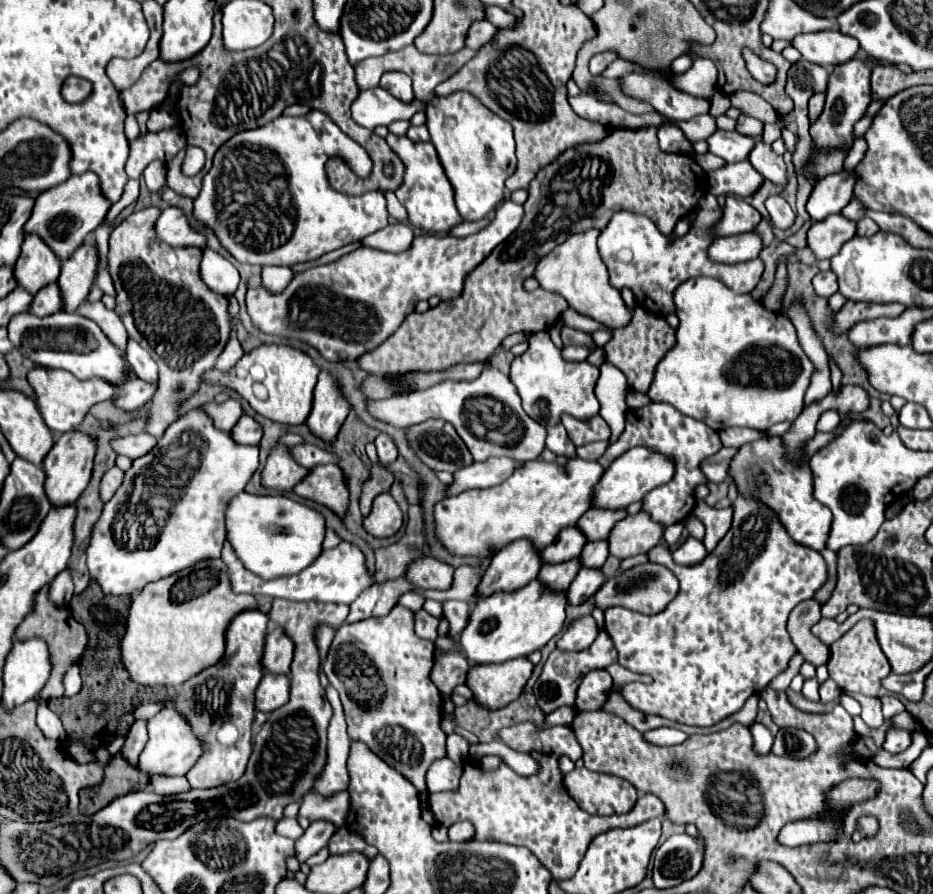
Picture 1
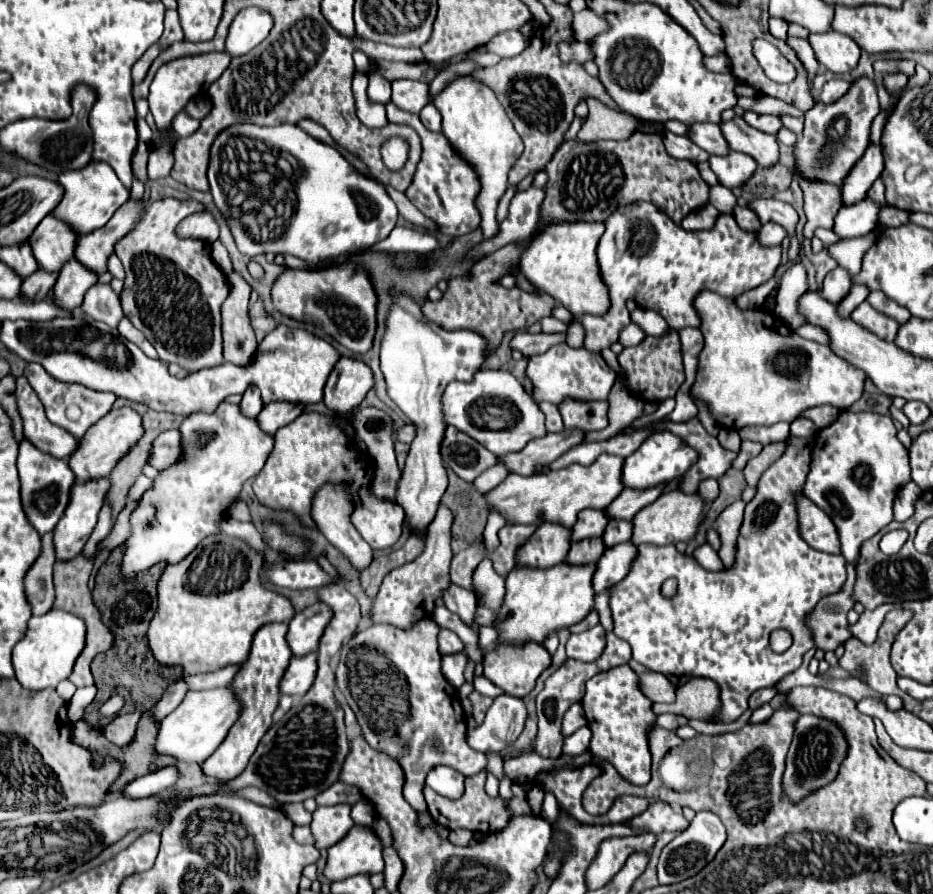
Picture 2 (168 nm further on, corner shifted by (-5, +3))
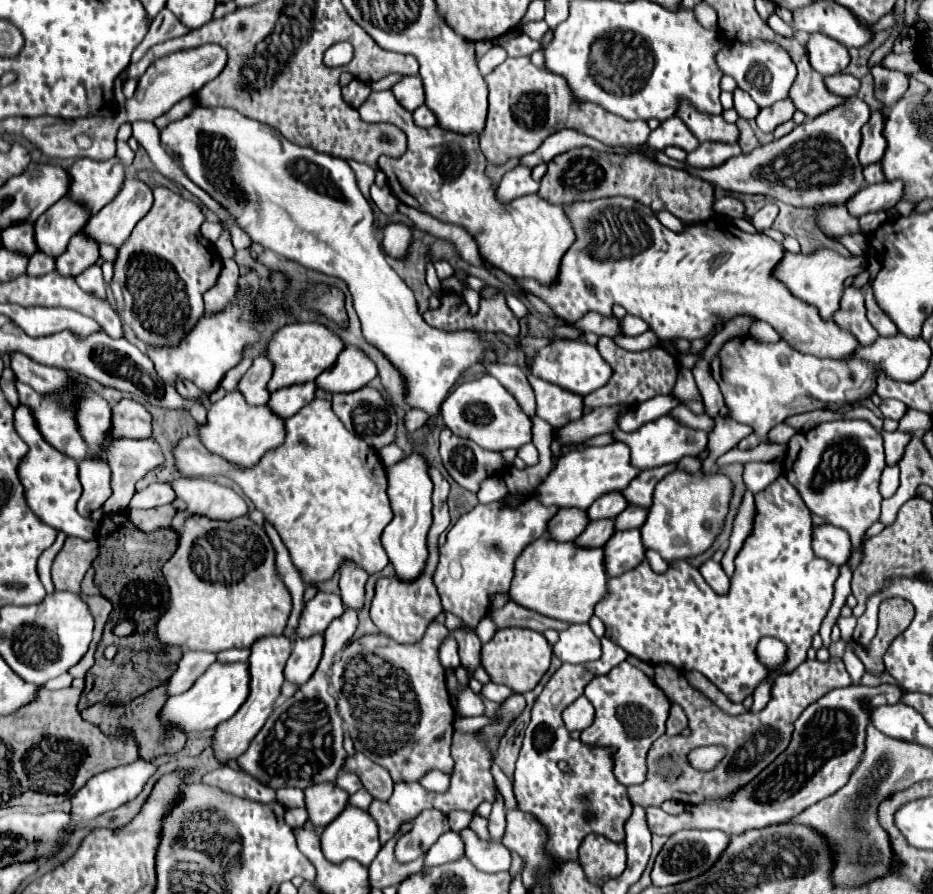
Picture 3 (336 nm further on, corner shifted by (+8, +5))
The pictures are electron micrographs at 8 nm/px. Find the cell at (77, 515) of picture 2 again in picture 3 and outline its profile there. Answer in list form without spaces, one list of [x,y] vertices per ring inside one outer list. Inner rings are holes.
[[[85,458],[79,462],[79,482],[83,486],[83,494],[77,502],[77,512],[83,518],[89,518],[91,512],[99,510],[101,504],[109,498],[111,494],[111,470],[105,460],[97,458]]]

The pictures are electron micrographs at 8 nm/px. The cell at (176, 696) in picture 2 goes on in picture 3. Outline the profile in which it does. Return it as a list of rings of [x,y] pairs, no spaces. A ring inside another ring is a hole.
[[[185,652],[177,664],[177,672],[167,682],[167,696],[183,694],[199,676],[215,662],[215,654],[209,652]]]

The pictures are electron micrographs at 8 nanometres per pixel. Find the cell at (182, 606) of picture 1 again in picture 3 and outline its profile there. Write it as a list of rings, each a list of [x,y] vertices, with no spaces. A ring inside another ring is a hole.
[[[191,516],[181,532],[179,548],[163,566],[163,576],[171,590],[171,604],[155,624],[155,636],[161,644],[181,646],[185,652],[221,652],[231,648],[249,648],[259,636],[281,634],[291,612],[291,596],[275,572],[275,550],[269,536],[249,516],[229,522]],[[233,528],[233,536],[229,536]]]

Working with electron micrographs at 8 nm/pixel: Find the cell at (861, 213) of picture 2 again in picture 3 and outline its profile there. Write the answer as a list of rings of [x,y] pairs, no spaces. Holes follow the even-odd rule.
[[[881,182],[873,186],[861,188],[855,196],[851,196],[845,206],[851,212],[851,216],[861,218],[863,214],[869,212],[879,212],[879,210],[891,210],[903,194],[903,182]]]

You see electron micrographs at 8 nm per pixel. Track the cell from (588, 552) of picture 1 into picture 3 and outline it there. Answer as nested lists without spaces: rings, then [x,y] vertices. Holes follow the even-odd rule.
[[[629,506],[625,508],[619,516],[615,516],[615,530],[631,530],[631,528],[639,528],[643,524],[647,516],[645,508],[637,508],[637,506]]]

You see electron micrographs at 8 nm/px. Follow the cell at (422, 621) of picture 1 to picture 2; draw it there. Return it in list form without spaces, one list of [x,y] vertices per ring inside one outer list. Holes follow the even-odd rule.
[[[442,628],[440,630],[440,654],[446,656],[446,654],[458,654],[458,652],[464,652],[464,642],[452,630]]]

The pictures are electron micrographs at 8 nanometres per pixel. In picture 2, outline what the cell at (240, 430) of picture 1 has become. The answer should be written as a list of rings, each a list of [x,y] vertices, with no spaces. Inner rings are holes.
[[[270,402],[264,406],[264,410],[258,414],[260,426],[268,430],[268,434],[274,434],[282,426],[290,424],[304,412],[302,404],[292,404],[292,402]]]

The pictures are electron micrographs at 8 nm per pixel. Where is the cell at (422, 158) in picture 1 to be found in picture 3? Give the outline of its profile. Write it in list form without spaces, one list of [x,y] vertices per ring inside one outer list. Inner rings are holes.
[[[391,90],[371,92],[359,114],[365,122],[391,122],[407,134],[409,144],[401,158],[379,158],[379,166],[385,170],[389,188],[399,202],[415,206],[441,222],[463,226],[479,242],[483,256],[509,276],[555,284],[559,260],[563,260],[563,252],[575,242],[575,228],[561,206],[553,206],[537,194],[521,196],[507,206],[499,204],[495,188],[485,176],[487,160],[479,148],[479,140],[475,136],[447,132],[439,126],[417,128],[411,112],[397,104]]]

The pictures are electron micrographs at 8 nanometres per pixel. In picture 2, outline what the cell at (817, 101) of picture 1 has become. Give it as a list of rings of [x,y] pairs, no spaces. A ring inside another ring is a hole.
[[[834,78],[834,80],[830,80],[830,82],[824,84],[820,100],[822,100],[824,104],[832,104],[832,102],[836,102],[838,98],[842,98],[842,96],[850,90],[850,86],[852,86],[852,82],[846,82],[846,80]]]

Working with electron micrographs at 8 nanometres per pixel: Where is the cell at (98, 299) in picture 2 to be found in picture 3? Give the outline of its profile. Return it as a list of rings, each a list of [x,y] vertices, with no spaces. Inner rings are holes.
[[[95,264],[91,268],[87,268],[85,272],[81,272],[75,282],[79,284],[79,288],[83,288],[85,292],[91,292],[95,296],[99,296],[101,300],[107,300],[107,294],[105,294],[105,282],[103,282],[103,276],[101,276],[101,268]]]

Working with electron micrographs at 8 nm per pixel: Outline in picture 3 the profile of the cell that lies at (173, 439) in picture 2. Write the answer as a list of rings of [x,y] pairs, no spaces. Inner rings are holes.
[[[313,400],[311,404],[303,406],[295,416],[287,418],[287,420],[285,420],[285,442],[283,442],[281,446],[277,446],[277,448],[265,452],[265,456],[263,456],[253,468],[249,468],[249,470],[233,468],[233,466],[227,464],[223,458],[219,458],[219,456],[207,452],[205,446],[203,446],[203,444],[199,442],[199,438],[195,438],[195,436],[183,436],[183,438],[175,444],[173,456],[175,456],[175,468],[179,470],[181,476],[203,476],[203,478],[211,478],[211,476],[219,476],[219,474],[221,474],[221,476],[229,476],[231,480],[235,480],[235,482],[241,486],[243,494],[255,504],[255,508],[257,508],[259,512],[263,512],[265,520],[275,526],[275,530],[279,532],[281,540],[285,542],[285,546],[287,546],[287,550],[289,550],[289,554],[291,554],[291,560],[293,560],[295,568],[303,574],[303,582],[317,586],[319,582],[329,580],[329,578],[333,576],[333,572],[337,572],[337,568],[339,568],[339,564],[341,564],[343,560],[353,560],[355,564],[359,564],[361,568],[365,568],[367,574],[381,572],[381,570],[389,564],[387,554],[385,554],[385,548],[383,548],[383,544],[381,544],[381,532],[383,532],[383,528],[391,522],[393,512],[391,512],[389,498],[387,498],[387,492],[385,492],[385,488],[387,488],[387,478],[385,478],[383,464],[381,464],[381,460],[377,458],[377,452],[375,452],[373,448],[369,448],[367,444],[363,444],[363,440],[361,440],[359,436],[351,434],[351,432],[341,424],[341,420],[339,420],[339,418],[335,416],[335,412],[331,410],[331,402],[329,402],[329,400]]]

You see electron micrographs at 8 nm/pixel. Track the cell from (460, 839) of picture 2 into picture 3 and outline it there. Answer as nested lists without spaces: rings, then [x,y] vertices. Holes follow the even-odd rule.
[[[449,830],[443,836],[439,836],[439,840],[429,848],[429,854],[425,858],[425,868],[457,860],[463,854],[465,854],[465,850],[463,850],[461,836],[457,832],[453,832],[453,830]]]

